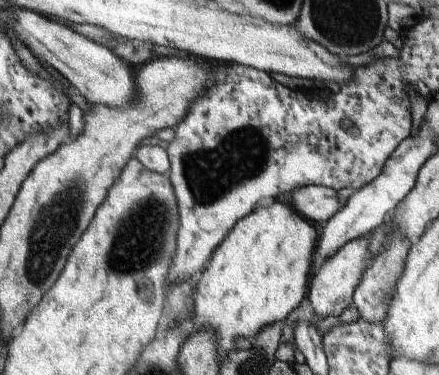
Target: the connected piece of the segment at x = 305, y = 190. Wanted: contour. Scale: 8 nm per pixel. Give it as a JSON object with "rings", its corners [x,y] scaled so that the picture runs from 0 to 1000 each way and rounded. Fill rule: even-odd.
{"rings":[[[733,493],[683,499],[674,517],[665,515],[665,549],[706,592],[747,592],[781,555],[777,536],[770,531],[770,509],[763,501]]]}

